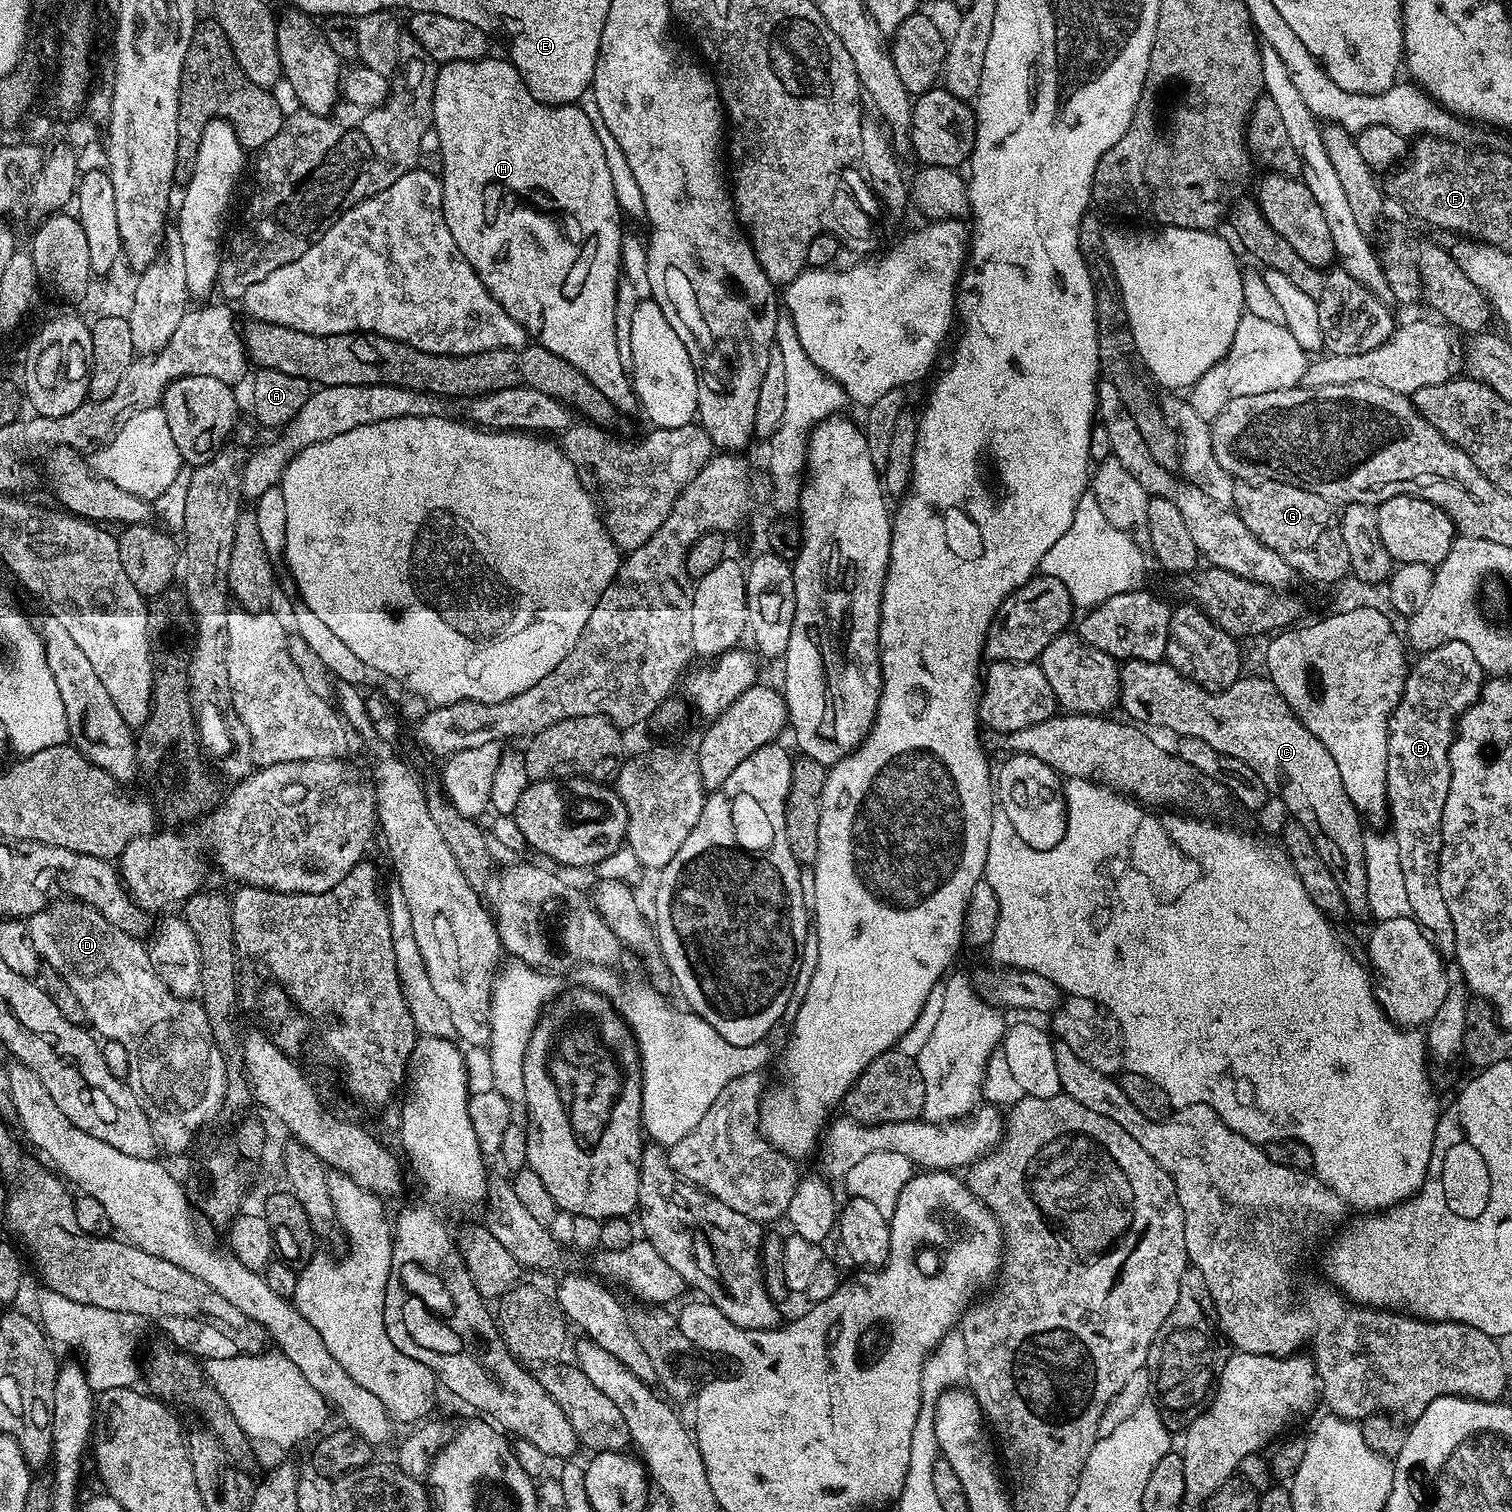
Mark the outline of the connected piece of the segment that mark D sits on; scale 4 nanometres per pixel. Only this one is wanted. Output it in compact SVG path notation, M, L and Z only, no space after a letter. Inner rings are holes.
M68 902L64 912L45 910L27 917L34 950L51 971L57 972L78 994L87 1023L105 1041L121 1043L128 1052L129 1068L126 1077L128 1089L149 1109L150 1126L159 1147L172 1156L180 1156L188 1147L197 1143L196 1135L215 1118L220 1107L225 1107L226 1071L222 1053L215 1045L210 1032L209 1019L200 1002L192 998L174 996L154 970L147 947L136 941L131 932L122 932L91 904Z

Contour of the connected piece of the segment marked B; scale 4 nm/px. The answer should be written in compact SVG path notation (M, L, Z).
M1445 640L1436 648L1419 657L1411 665L1404 683L1404 693L1388 723L1386 742L1386 790L1388 791L1388 816L1392 828L1390 834L1398 846L1398 862L1402 862L1402 879L1406 886L1406 898L1410 898L1411 917L1428 933L1436 951L1448 958L1456 951L1454 926L1446 902L1442 902L1442 890L1438 886L1438 862L1442 842L1442 806L1446 806L1446 794L1450 790L1450 762L1448 751L1456 736L1460 715L1474 703L1484 689L1486 674L1478 666L1478 658L1466 646L1466 642Z

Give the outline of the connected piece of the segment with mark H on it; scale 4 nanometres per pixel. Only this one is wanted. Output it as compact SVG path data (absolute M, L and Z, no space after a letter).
M507 58L501 60L455 60L446 65L448 80L437 79L434 86L434 114L432 123L441 139L438 160L444 163L442 183L444 185L444 217L446 226L450 226L450 234L454 234L454 242L458 242L458 250L474 266L478 278L487 286L488 293L504 307L506 314L514 318L514 322L521 324L529 337L535 343L541 344L546 350L566 358L598 390L602 390L604 397L610 401L626 402L626 394L634 394L630 372L622 368L621 355L618 354L617 335L615 334L615 296L616 287L622 279L622 261L620 258L620 220L622 213L620 203L614 194L614 182L610 179L611 164L602 146L598 134L594 130L594 122L586 118L579 103L574 104L543 104L526 86L526 82L518 74L516 65Z

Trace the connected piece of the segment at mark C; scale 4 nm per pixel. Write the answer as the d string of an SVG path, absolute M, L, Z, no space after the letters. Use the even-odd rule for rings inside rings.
M1126 660L1120 664L1120 698L1119 707L1129 721L1140 726L1152 723L1156 728L1165 728L1168 732L1176 732L1177 737L1189 736L1202 738L1209 746L1214 746L1222 754L1230 754L1230 758L1238 758L1250 767L1262 780L1269 794L1274 794L1284 803L1287 815L1306 826L1306 834L1314 842L1318 854L1322 854L1322 862L1330 866L1330 874L1334 874L1334 882L1338 882L1338 890L1346 902L1349 913L1354 917L1368 912L1368 883L1366 882L1366 858L1364 857L1365 831L1360 830L1362 817L1356 811L1354 802L1346 794L1342 786L1342 774L1338 774L1338 762L1330 758L1330 750L1306 730L1306 726L1290 710L1286 698L1274 686L1270 678L1241 675L1239 680L1221 692L1209 692L1200 684L1195 684L1192 677L1183 676L1174 666L1167 662L1146 662L1145 660Z

